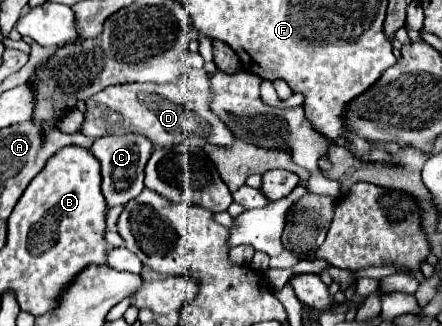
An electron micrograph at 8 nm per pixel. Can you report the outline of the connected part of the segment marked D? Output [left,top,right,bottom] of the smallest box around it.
[83,69,235,149]

